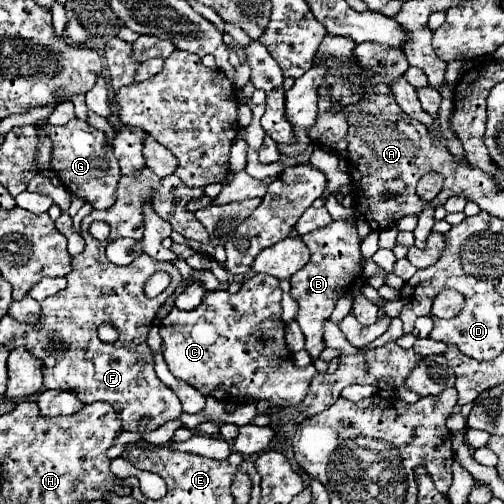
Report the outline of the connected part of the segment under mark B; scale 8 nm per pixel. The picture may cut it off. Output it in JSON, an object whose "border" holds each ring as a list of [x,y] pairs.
{"border":[[[342,218],[338,222],[332,222],[330,226],[318,228],[302,240],[310,248],[310,262],[298,270],[296,274],[290,276],[290,296],[298,302],[300,310],[296,314],[296,322],[300,324],[304,338],[306,338],[306,350],[312,360],[318,360],[322,350],[324,350],[324,340],[322,340],[322,326],[330,318],[336,300],[350,290],[352,282],[358,278],[364,266],[364,258],[360,254],[360,240],[356,234],[356,222],[354,218]]]}

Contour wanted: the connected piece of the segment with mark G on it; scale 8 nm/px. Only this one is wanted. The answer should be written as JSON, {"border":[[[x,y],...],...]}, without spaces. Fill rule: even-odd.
{"border":[[[72,118],[64,126],[44,126],[50,140],[54,142],[52,150],[52,172],[62,180],[64,188],[74,196],[84,198],[92,208],[104,210],[116,202],[116,184],[122,178],[120,166],[112,154],[112,146],[106,140],[106,134],[92,128],[88,122]]]}

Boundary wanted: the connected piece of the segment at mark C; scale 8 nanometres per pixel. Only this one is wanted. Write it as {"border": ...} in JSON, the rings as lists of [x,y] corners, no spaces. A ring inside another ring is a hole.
{"border":[[[256,274],[242,284],[236,294],[226,290],[208,292],[196,310],[184,312],[174,308],[160,324],[160,336],[164,342],[164,358],[170,372],[200,390],[204,396],[212,396],[224,404],[248,404],[254,400],[268,400],[278,406],[298,406],[308,392],[310,380],[316,376],[314,364],[298,368],[292,362],[292,354],[284,342],[284,320],[282,320],[282,290],[278,278],[268,274]]]}

